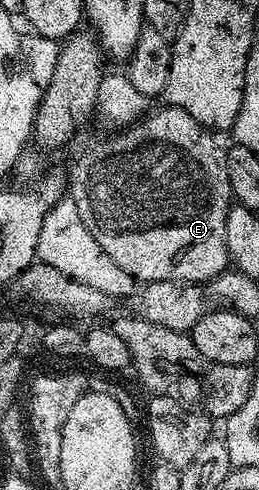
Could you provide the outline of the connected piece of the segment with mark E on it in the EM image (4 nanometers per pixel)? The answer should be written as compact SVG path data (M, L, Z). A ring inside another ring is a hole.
M165 104L164 109L149 112L140 118L134 125L129 125L123 131L112 135L108 142L100 141L93 149L84 149L76 157L72 165L72 173L67 174L66 189L73 203L78 207L78 215L82 215L82 223L86 223L86 231L98 239L98 247L126 271L138 283L150 281L209 281L225 272L229 268L228 252L226 251L226 215L232 208L232 192L230 191L230 179L226 175L226 149L215 141L213 134L199 125L186 111L178 107Z

